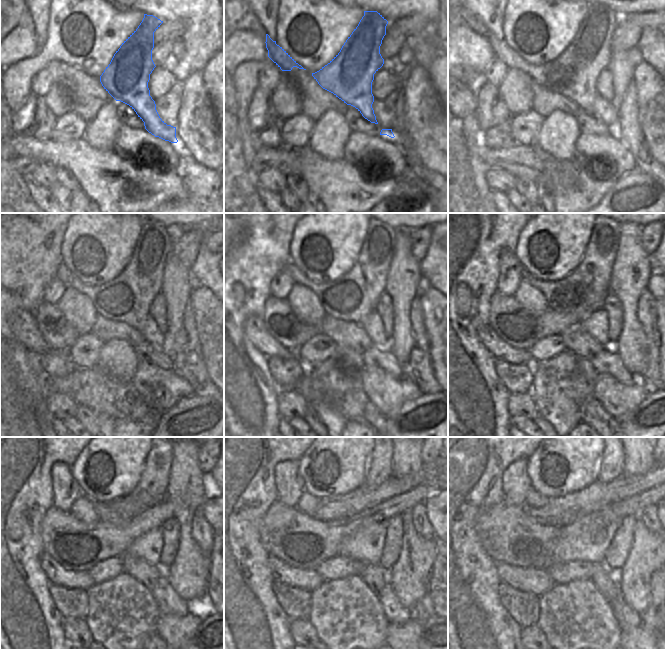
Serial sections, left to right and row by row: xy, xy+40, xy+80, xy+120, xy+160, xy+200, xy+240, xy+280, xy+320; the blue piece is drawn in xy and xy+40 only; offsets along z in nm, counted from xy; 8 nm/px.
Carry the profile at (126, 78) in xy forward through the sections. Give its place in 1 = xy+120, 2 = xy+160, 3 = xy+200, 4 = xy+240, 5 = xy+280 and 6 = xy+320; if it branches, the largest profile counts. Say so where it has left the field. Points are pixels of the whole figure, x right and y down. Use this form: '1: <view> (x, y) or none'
1: xy+120 (127, 298)
2: xy+160 (352, 297)
3: xy+200 (577, 292)
4: xy+240 (151, 489)
5: xy+280 (380, 468)
6: xy+320 (612, 466)

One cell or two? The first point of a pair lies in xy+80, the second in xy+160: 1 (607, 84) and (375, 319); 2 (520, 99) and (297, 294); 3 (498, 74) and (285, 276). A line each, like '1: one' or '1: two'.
1: two
2: one
3: one

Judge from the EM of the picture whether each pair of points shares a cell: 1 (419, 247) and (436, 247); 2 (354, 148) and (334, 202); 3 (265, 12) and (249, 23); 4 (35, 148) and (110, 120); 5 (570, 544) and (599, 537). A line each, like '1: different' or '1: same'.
1: different
2: different
3: different
4: different
5: same

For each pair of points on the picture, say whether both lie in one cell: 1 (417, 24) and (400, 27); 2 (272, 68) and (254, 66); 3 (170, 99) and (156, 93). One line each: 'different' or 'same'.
1: same
2: different
3: different

